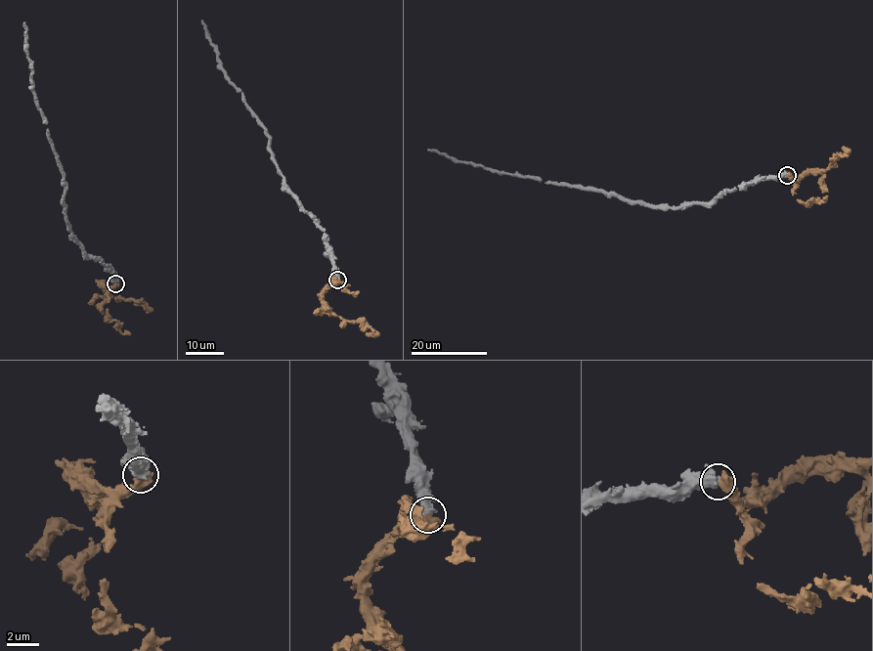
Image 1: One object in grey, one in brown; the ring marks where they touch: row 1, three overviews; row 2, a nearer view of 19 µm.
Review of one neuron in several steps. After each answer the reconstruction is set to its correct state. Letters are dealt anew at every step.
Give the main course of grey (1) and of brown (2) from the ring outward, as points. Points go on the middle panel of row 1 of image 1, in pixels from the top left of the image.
1: (337, 279), (324, 231), (285, 184), (266, 130), (229, 81), (201, 21)
2: (337, 279), (324, 294), (324, 305), (333, 314), (371, 328), (371, 334), (367, 335)

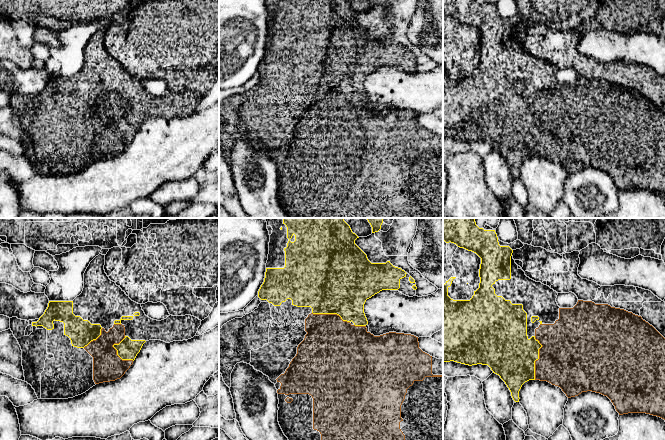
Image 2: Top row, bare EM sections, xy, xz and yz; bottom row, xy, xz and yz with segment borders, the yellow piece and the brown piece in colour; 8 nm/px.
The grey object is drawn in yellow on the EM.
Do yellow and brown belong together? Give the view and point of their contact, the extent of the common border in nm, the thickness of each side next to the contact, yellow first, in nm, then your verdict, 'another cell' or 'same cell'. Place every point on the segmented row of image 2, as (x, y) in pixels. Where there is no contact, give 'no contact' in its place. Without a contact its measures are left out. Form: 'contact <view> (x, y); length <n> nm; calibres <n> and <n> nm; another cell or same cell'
contact yz (538, 358); length 360 nm; calibres 380 and 480 nm; same cell

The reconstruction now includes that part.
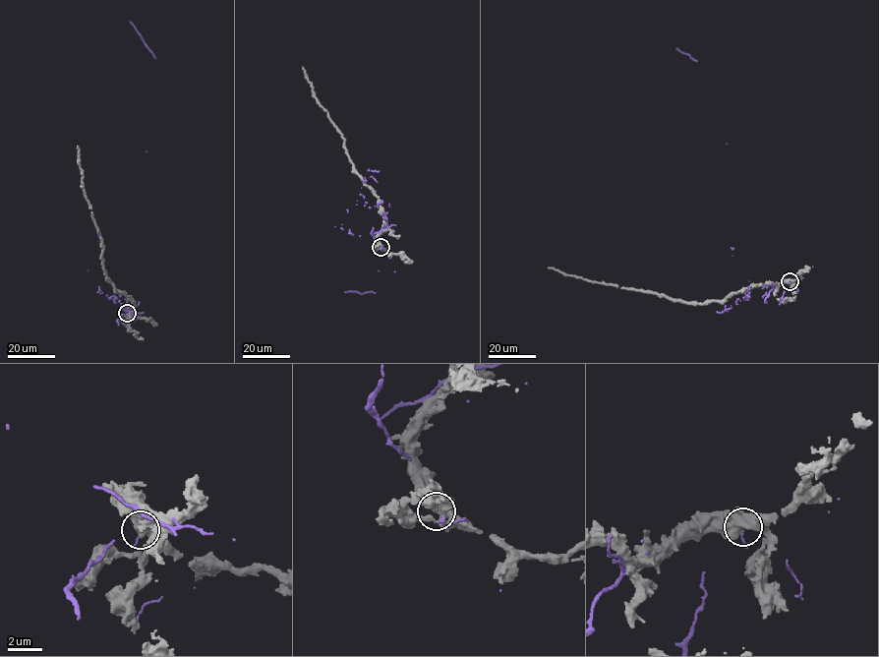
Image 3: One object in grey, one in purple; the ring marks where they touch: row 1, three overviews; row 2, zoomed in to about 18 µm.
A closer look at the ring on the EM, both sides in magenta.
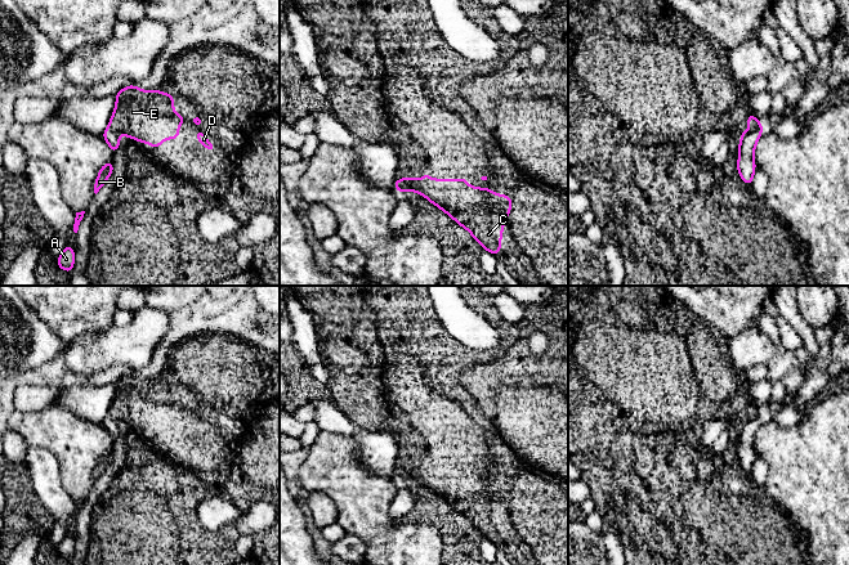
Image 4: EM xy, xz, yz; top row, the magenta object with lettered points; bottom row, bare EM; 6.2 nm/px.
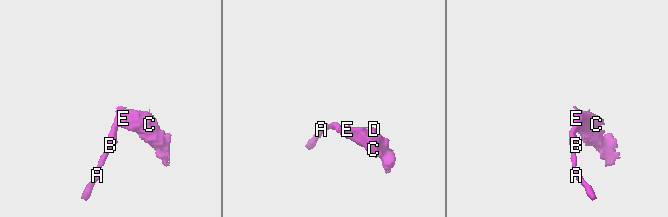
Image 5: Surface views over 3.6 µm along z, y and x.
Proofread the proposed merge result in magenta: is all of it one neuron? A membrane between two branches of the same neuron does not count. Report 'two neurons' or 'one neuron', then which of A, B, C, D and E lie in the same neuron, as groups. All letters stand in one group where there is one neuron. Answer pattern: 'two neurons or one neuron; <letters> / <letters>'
two neurons; A B / C D E

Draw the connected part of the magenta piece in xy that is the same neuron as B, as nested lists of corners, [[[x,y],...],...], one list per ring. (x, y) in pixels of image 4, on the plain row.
[[[110,449],[104,454],[99,457],[99,463],[97,468],[94,470],[94,481],[97,483],[99,477],[104,474],[106,468],[110,466],[110,463],[113,459],[113,449]]]

